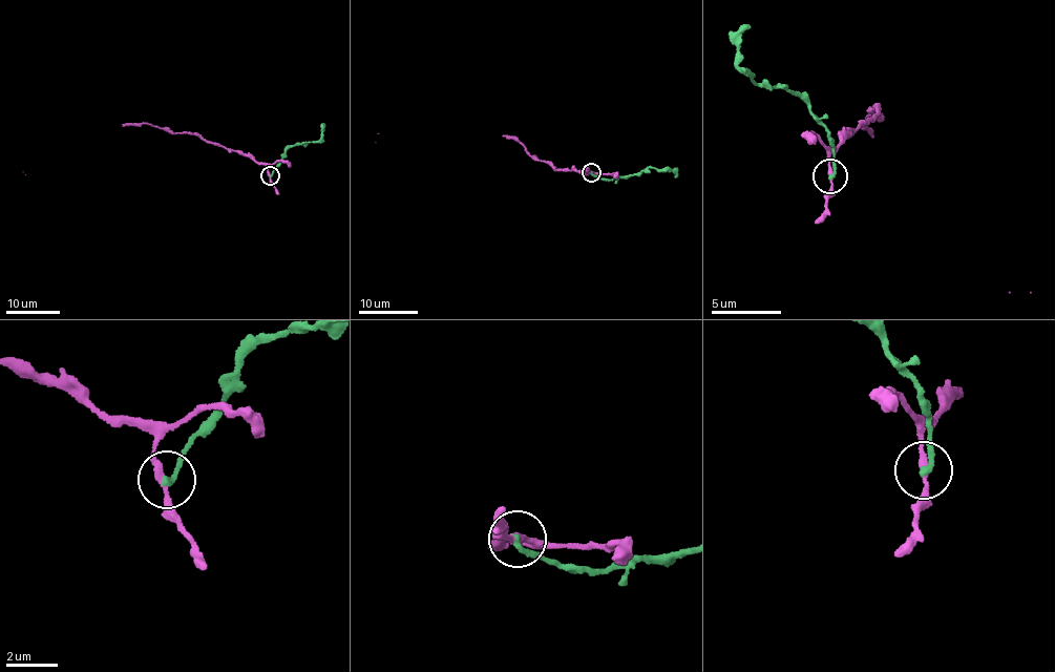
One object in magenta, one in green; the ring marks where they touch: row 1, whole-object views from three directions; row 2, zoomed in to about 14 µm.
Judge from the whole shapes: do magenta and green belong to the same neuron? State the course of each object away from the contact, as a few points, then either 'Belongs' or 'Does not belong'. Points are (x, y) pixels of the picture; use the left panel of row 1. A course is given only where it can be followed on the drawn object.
Course of magenta: (270, 175), (266, 166), (234, 150), (186, 132), (170, 133), (141, 123), (125, 126), (25, 174). Course of green: (270, 175), (289, 147), (320, 140), (322, 124). Does not belong

